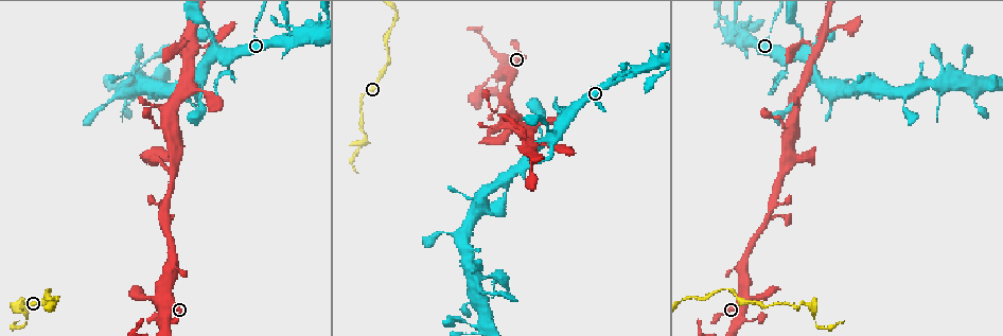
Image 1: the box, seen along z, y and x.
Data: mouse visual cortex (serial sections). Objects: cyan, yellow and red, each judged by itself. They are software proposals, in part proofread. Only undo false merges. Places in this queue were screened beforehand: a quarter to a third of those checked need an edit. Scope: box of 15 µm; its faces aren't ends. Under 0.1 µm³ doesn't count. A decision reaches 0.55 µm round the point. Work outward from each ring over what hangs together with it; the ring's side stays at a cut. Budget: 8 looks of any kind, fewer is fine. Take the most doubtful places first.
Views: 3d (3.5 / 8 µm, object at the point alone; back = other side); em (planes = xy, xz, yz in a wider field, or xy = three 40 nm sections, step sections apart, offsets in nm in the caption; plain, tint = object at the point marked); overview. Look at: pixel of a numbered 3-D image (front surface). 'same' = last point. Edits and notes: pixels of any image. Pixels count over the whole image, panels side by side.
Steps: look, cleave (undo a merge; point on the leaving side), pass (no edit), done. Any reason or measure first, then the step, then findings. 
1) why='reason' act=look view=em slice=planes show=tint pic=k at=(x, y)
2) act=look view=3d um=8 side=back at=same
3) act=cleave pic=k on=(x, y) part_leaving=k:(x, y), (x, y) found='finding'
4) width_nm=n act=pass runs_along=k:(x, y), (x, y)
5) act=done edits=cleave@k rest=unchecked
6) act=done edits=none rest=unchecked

why='two arms in line, one across' act=look view=3d um=8 pic=1 at=(743, 35)

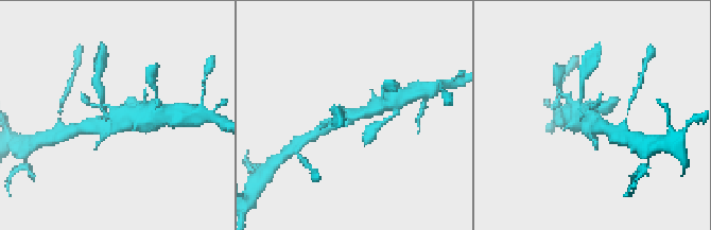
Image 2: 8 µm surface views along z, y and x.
why='shape alone is not enough' act=look view=em slice=xy step=1 show=tint pic=2 at=(114, 120)

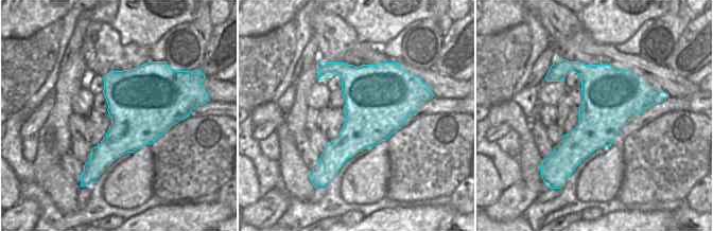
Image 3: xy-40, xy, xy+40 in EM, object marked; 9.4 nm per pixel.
act=pass runs_along=2:(327, 125), (347, 121), (381, 104) found='one cell here'

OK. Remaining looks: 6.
why='abrupt turn' act=look view=3d um=8 pic=1 at=(24, 303)

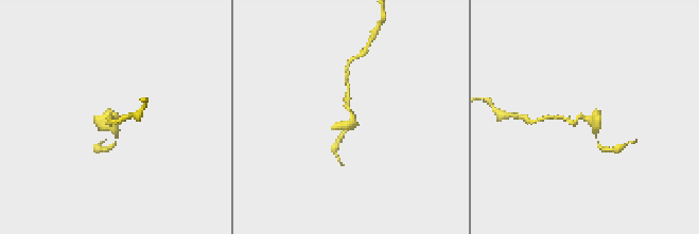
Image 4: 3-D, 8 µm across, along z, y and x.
why='zoom in' act=look view=3d um=3.5 pic=4 at=(588, 116)

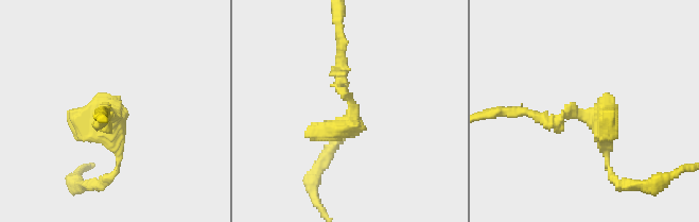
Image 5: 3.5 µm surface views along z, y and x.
act=look view=em slice=xy step=2 show=tint pic=5 at=(348, 115)

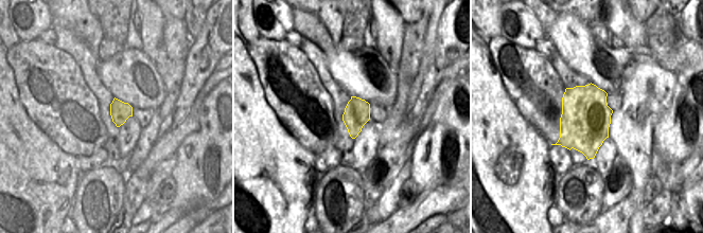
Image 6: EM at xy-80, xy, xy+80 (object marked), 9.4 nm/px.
width_nm=240 act=cleave pic=5 on=(94, 104) part_leaving=5:(341, 88), (356, 129), (344, 137) found='a second cell is stuck on'

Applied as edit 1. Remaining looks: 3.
act=done edits=cleave@5 rest=unchecked

